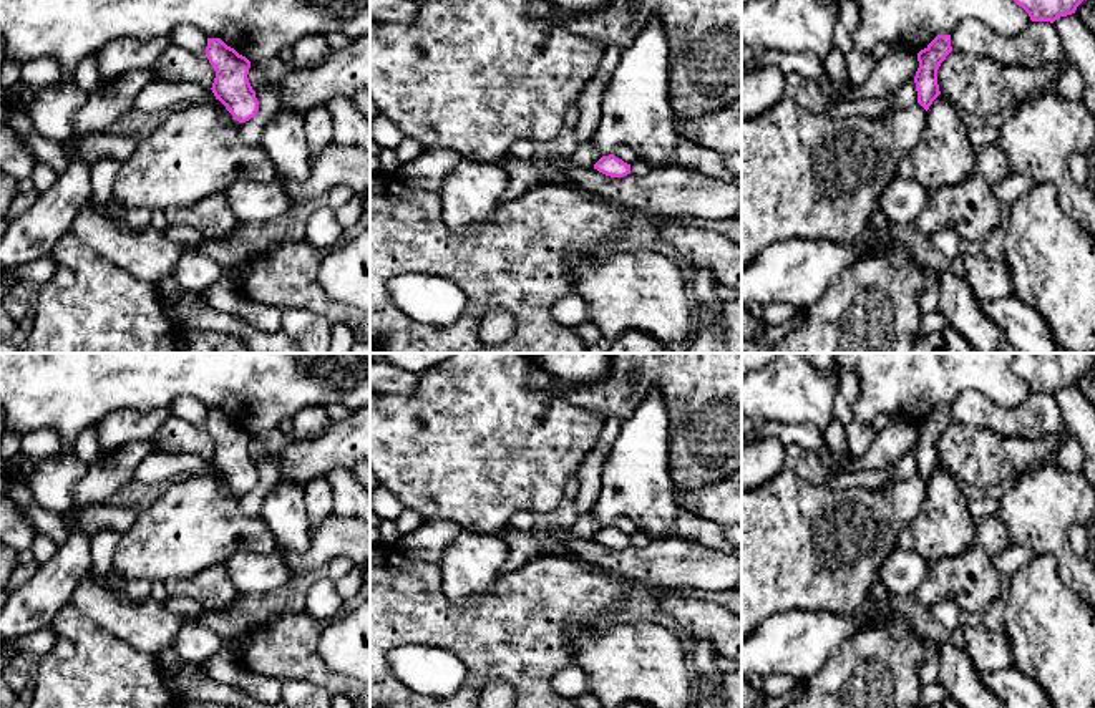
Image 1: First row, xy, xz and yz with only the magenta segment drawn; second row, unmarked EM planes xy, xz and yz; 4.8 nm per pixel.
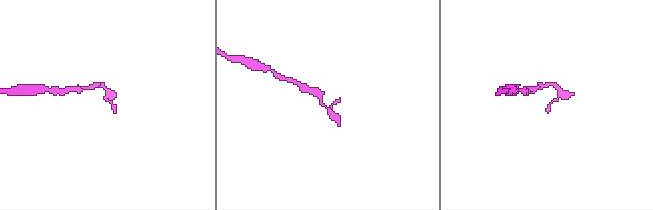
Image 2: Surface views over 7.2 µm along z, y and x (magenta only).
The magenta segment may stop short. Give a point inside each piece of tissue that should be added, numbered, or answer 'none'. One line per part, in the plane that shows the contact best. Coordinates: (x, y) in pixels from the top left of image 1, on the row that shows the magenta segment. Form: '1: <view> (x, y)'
none

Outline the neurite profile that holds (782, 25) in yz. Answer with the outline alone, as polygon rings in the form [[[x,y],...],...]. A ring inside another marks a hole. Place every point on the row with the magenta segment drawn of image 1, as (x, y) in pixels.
[[[748,0],[742,5],[742,41],[755,53],[773,50],[826,58],[835,48],[838,18],[836,0]]]

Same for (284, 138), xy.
[[[279,109],[262,129],[260,146],[270,156],[279,181],[310,176],[312,153],[304,114]]]

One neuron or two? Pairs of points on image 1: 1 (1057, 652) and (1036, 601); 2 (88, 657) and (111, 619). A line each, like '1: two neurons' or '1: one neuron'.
1: one neuron
2: two neurons

